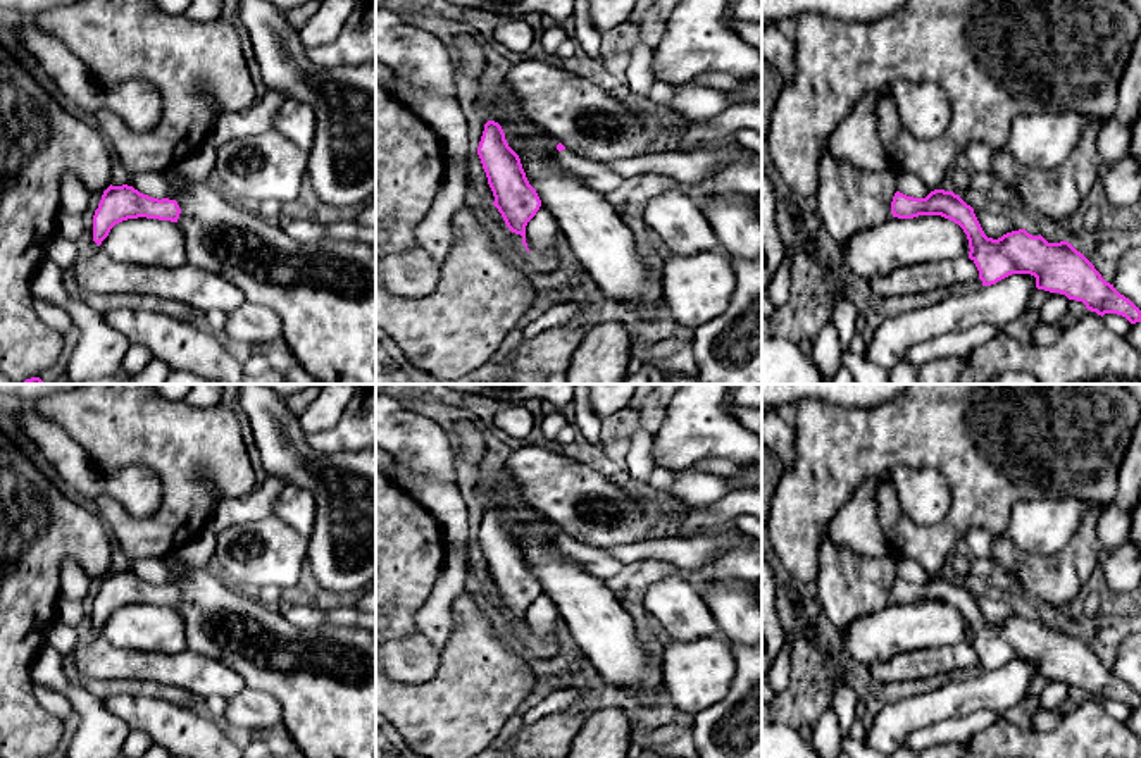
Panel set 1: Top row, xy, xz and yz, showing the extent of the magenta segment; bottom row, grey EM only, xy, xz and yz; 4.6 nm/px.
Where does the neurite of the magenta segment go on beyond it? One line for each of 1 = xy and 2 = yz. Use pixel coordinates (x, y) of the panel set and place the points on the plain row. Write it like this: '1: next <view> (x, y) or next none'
1: next none
2: next none

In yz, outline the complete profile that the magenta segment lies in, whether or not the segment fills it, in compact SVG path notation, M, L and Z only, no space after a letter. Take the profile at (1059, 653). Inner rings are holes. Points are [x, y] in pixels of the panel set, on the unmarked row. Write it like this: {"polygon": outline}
{"polygon": "M934 575L926 584L896 577L891 598L898 605L941 601L958 610L967 620L969 644L976 649L982 672L996 670L1012 660L1031 660L1038 675L1082 687L1101 703L1117 699L1131 710L1141 708L1141 696L1107 668L1069 627L1048 629L1041 620L1032 622L1026 615L1007 618L998 625L988 624L974 594L945 575Z"}

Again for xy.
{"polygon": "M109 572L93 601L93 627L100 632L110 615L128 605L159 605L178 608L181 594L176 586L152 584L133 572Z"}

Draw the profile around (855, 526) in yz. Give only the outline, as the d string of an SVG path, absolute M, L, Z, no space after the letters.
M876 479L860 484L829 525L834 544L867 558L891 553L877 517L876 489Z

